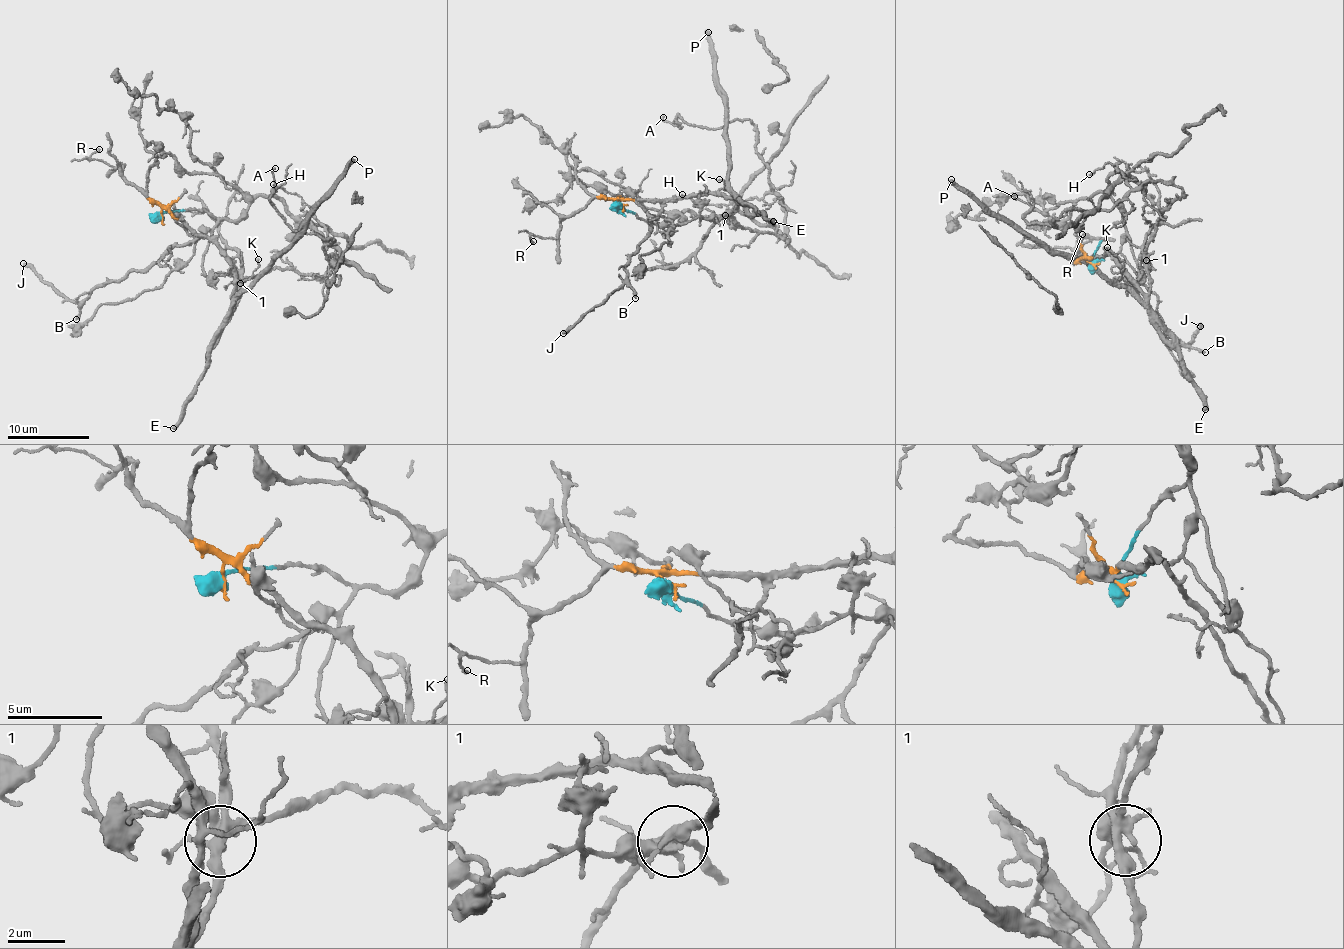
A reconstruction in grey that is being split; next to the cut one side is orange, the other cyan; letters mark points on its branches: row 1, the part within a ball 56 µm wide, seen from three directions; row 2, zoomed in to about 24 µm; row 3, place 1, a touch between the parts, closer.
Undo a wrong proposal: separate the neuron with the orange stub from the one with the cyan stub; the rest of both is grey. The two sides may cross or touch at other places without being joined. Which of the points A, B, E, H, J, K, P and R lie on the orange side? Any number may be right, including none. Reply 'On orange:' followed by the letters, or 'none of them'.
On orange: A, B, E, H, J, K, P, R

